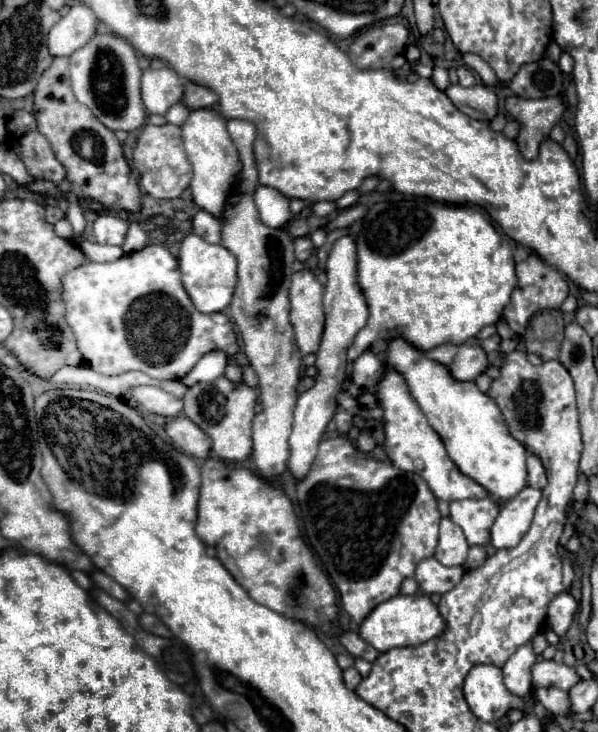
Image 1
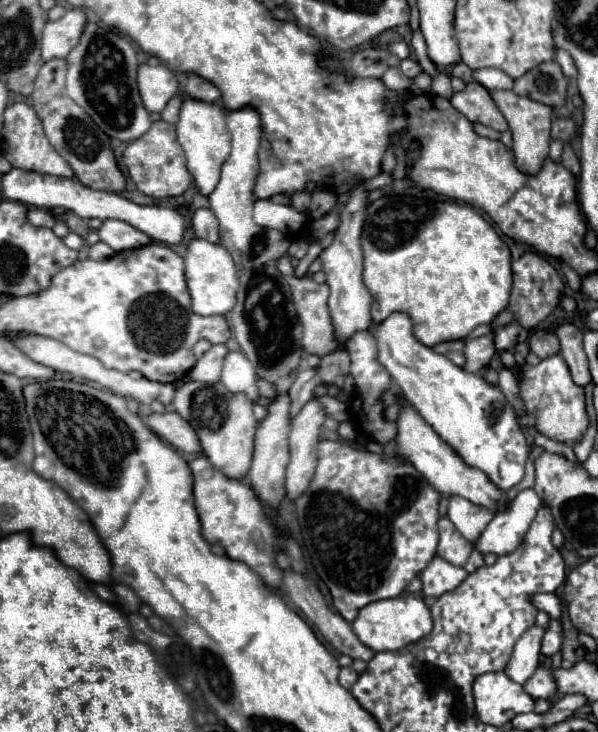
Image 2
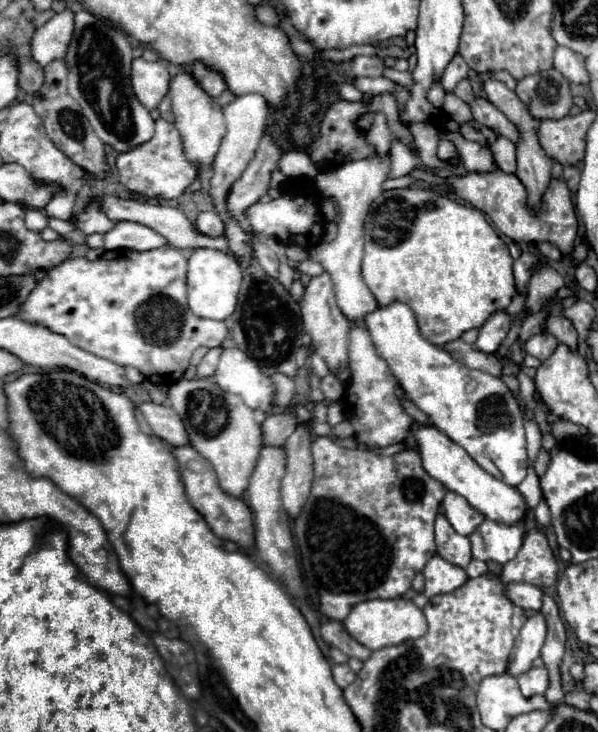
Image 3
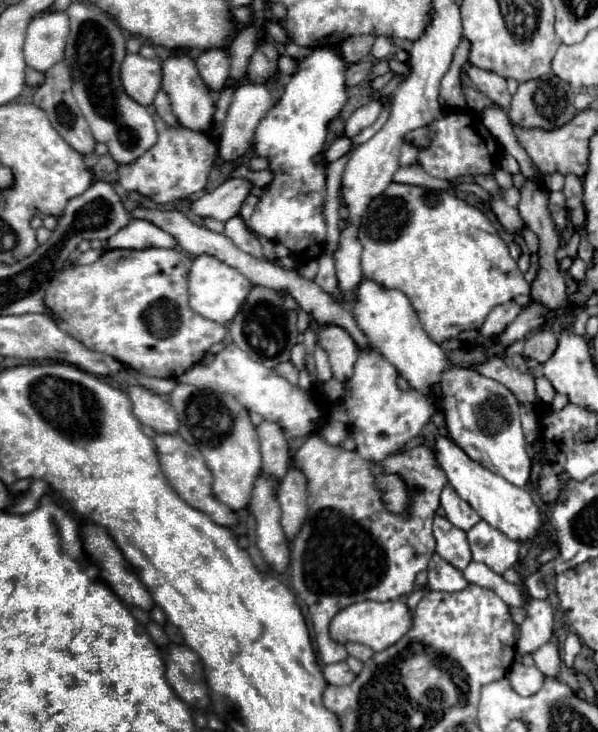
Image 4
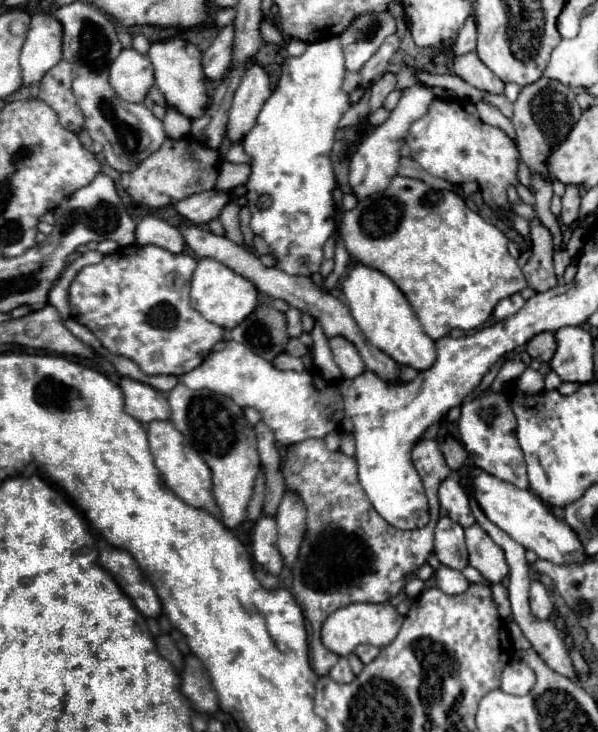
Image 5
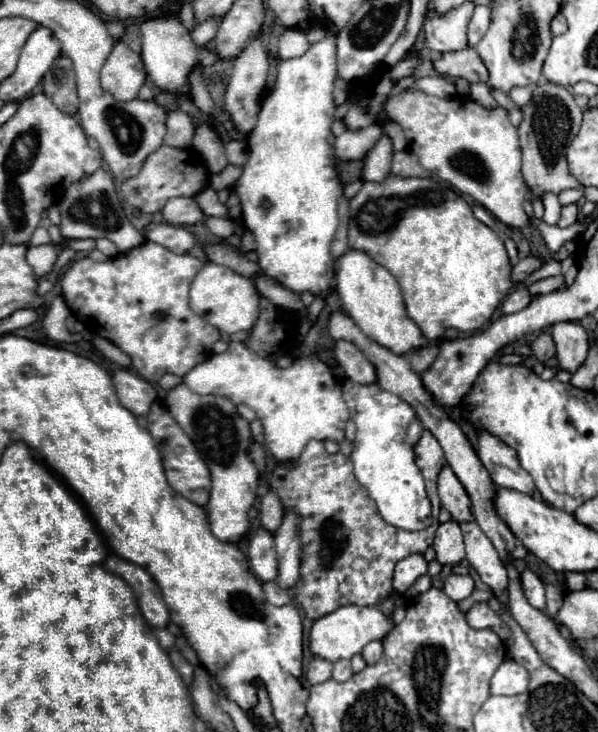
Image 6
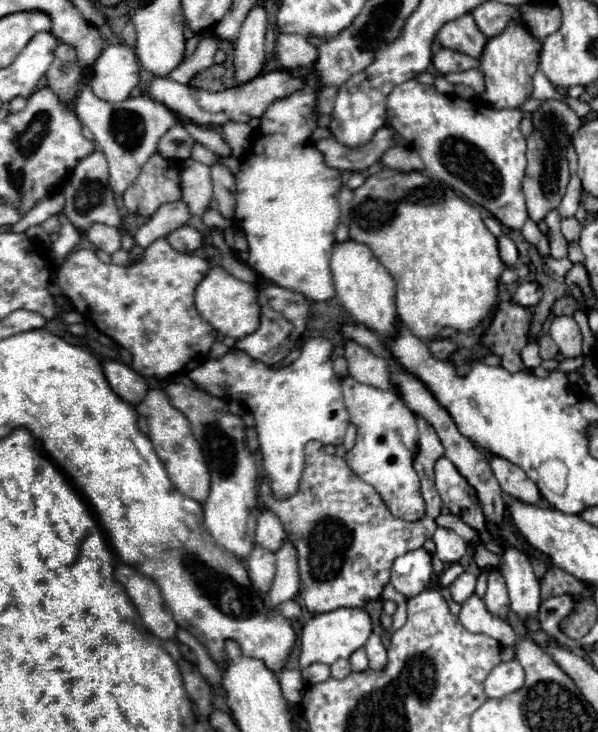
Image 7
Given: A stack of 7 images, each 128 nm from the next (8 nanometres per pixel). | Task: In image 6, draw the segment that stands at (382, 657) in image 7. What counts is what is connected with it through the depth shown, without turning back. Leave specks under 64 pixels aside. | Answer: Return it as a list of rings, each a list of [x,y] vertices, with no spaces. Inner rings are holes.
[[[374,640],[374,642],[370,642],[370,644],[364,646],[362,658],[366,660],[366,664],[376,664],[376,660],[380,660],[382,652],[384,652],[384,650],[382,650],[382,642],[380,642],[380,640]]]

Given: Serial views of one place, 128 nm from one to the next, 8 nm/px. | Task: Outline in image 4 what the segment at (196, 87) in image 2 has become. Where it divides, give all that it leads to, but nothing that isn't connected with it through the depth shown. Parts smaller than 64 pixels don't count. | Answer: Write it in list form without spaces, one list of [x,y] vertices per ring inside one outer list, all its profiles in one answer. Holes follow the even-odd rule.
[[[206,50],[198,56],[196,60],[198,72],[204,80],[204,84],[212,92],[220,92],[228,80],[228,70],[230,70],[230,60],[226,50]]]

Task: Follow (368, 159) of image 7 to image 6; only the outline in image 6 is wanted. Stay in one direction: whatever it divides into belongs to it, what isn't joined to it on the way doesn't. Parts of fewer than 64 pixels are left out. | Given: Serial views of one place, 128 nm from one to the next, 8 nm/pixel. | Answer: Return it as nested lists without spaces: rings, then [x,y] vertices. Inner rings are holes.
[[[370,124],[362,130],[346,130],[334,142],[336,156],[340,160],[362,160],[364,154],[372,148],[372,144],[376,144],[380,136],[382,128],[378,124]]]

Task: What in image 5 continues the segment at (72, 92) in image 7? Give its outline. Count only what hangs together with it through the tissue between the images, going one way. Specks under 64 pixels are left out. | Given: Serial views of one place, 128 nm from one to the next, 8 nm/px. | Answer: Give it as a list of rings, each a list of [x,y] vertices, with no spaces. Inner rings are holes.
[[[66,60],[56,64],[44,74],[40,90],[42,92],[38,92],[38,98],[58,114],[60,124],[78,134],[84,128],[84,116],[72,94],[72,66]]]

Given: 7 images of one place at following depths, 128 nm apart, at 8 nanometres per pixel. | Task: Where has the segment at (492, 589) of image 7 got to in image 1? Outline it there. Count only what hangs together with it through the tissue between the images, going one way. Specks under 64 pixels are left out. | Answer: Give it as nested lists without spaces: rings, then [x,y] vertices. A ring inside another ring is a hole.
[[[526,486],[512,502],[508,502],[500,510],[492,526],[494,548],[510,548],[520,542],[520,538],[524,536],[524,532],[528,532],[532,524],[532,516],[540,498],[542,498],[540,490]]]

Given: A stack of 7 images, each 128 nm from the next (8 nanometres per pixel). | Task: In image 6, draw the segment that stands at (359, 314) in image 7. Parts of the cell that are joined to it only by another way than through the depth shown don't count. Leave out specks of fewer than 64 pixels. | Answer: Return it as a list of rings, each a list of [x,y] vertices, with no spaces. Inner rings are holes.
[[[350,250],[336,262],[336,292],[342,300],[344,312],[358,324],[358,328],[380,346],[396,352],[398,356],[416,348],[428,346],[418,324],[406,314],[400,286],[396,278],[380,264],[376,264],[366,252]]]

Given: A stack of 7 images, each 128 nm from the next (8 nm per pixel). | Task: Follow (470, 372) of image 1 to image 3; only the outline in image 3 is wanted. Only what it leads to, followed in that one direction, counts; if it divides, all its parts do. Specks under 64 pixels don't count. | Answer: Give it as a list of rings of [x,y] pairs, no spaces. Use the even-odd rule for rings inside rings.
[[[496,312],[488,318],[488,322],[480,328],[480,336],[478,340],[474,342],[474,346],[480,350],[480,352],[486,352],[486,354],[494,354],[500,346],[500,342],[506,338],[508,330],[512,326],[512,318],[506,314],[506,312]]]

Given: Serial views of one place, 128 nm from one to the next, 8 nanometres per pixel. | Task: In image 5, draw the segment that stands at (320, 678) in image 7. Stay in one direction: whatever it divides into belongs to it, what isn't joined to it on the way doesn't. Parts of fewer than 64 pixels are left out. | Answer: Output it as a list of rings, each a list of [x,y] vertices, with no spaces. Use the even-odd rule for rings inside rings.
[[[312,644],[312,664],[318,676],[326,676],[338,658],[340,656],[330,652],[324,644]]]

